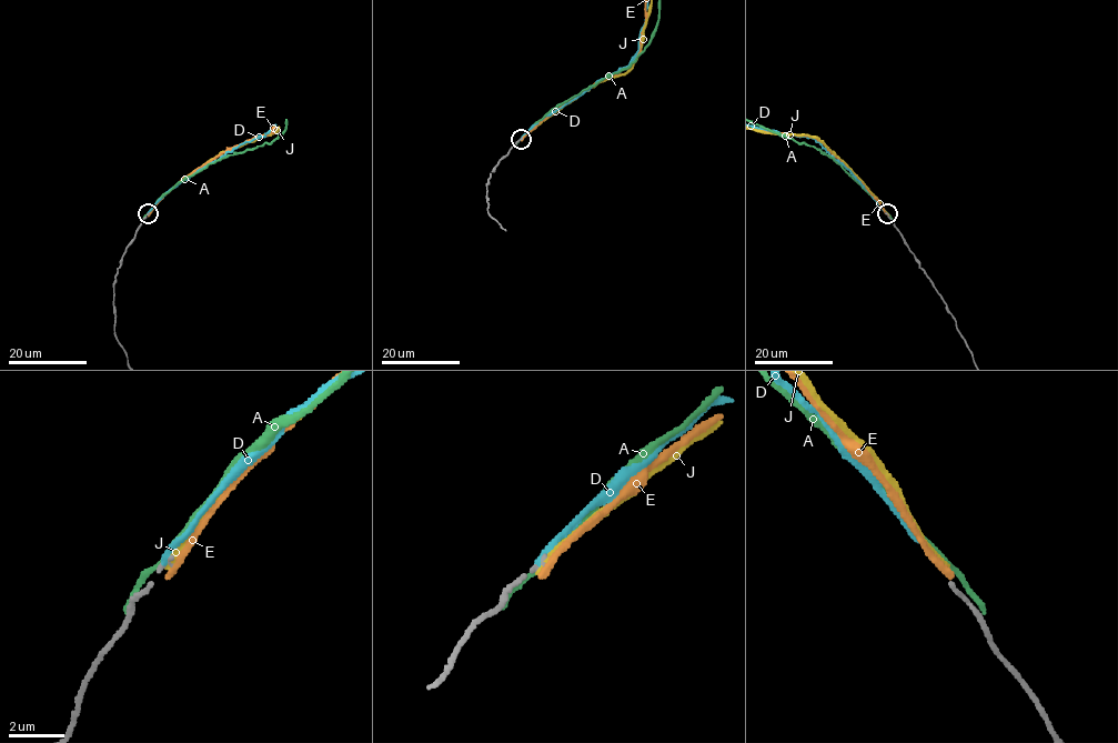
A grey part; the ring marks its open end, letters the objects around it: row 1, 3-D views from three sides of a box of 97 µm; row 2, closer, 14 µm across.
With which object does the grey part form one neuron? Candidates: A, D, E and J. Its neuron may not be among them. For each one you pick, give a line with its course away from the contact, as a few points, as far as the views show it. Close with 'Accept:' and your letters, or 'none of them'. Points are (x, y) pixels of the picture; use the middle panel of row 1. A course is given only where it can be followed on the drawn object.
Accept: D

